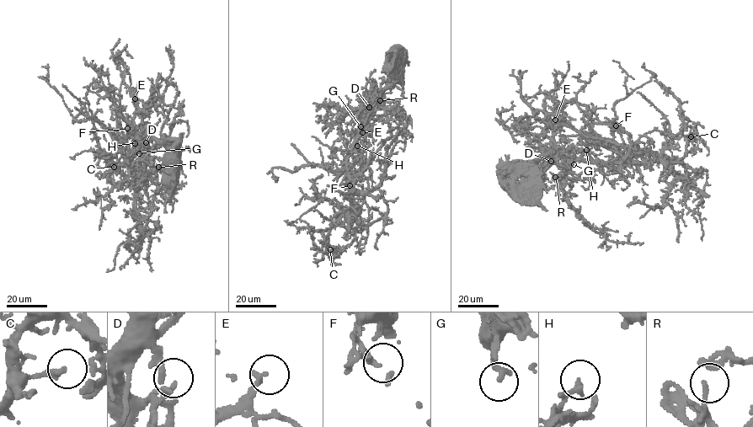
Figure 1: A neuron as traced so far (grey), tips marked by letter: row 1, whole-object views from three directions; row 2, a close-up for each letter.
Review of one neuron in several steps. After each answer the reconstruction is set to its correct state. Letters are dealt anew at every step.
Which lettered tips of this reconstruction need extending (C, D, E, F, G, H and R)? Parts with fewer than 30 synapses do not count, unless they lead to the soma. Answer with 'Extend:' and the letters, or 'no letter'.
Extend: no letter

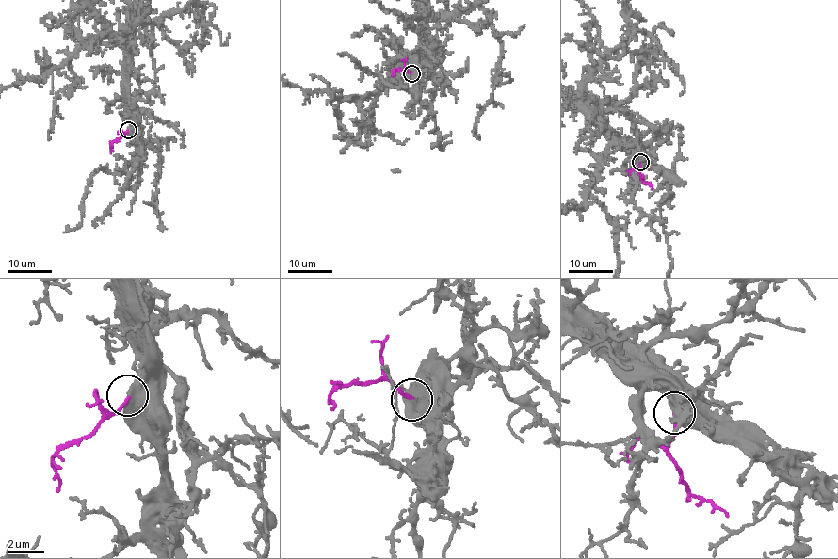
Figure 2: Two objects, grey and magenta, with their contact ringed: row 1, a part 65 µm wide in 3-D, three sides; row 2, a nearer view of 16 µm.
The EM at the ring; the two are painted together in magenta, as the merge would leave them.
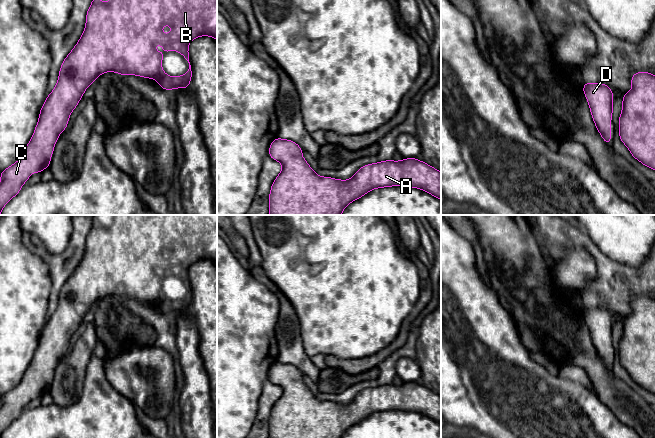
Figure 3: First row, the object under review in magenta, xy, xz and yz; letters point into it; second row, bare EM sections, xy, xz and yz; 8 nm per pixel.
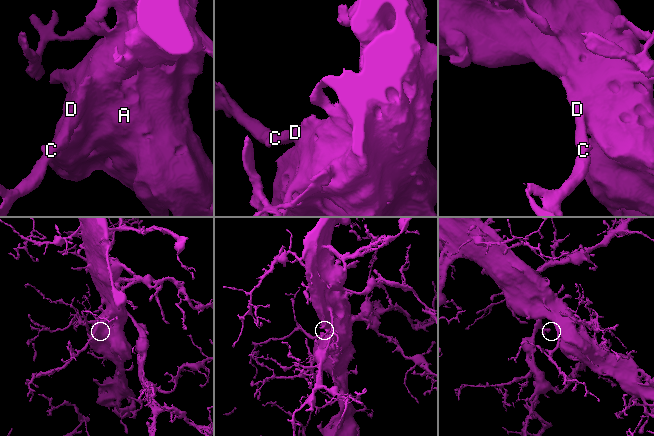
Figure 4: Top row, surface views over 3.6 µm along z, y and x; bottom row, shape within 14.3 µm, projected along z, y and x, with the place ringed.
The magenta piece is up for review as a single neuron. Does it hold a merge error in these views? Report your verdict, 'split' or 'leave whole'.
leave whole

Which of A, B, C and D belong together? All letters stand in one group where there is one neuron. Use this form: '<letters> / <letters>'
A B C D

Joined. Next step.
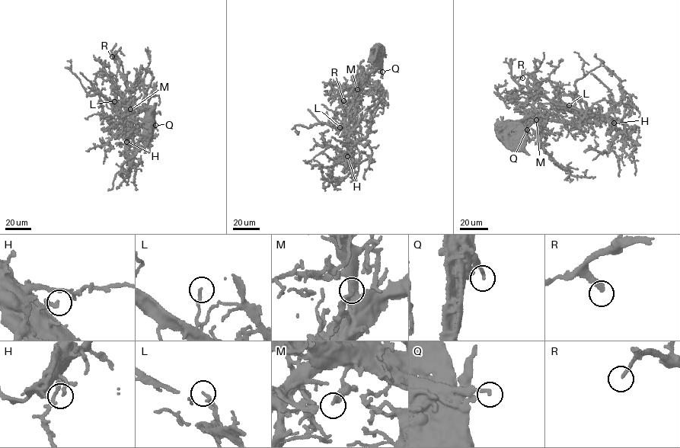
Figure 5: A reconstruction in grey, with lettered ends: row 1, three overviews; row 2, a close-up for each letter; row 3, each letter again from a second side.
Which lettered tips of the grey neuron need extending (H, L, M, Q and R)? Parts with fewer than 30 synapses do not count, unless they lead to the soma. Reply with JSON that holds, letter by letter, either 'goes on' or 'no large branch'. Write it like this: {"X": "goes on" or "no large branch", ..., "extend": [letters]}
{"H": "no large branch", "L": "no large branch", "M": "no large branch", "Q": "no large branch", "R": "goes on", "extend": ["R"]}

